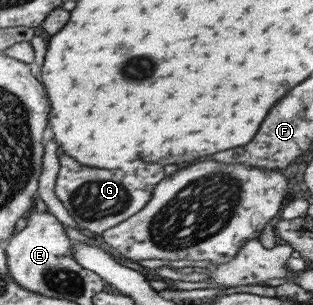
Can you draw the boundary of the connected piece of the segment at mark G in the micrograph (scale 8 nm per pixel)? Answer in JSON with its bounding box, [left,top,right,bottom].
[54,154,164,235]

